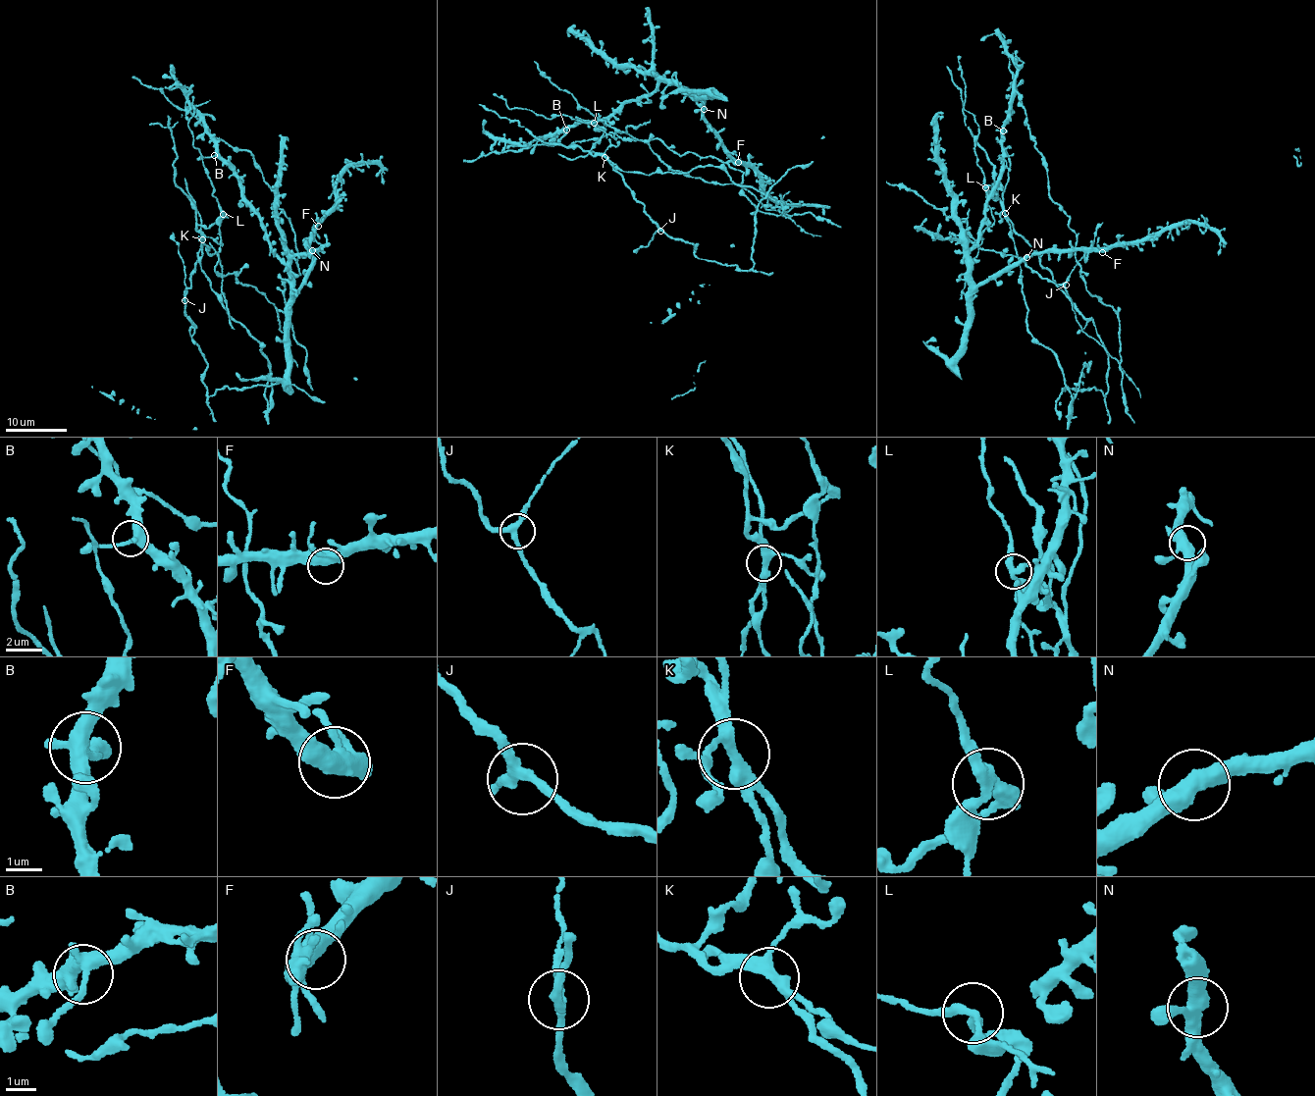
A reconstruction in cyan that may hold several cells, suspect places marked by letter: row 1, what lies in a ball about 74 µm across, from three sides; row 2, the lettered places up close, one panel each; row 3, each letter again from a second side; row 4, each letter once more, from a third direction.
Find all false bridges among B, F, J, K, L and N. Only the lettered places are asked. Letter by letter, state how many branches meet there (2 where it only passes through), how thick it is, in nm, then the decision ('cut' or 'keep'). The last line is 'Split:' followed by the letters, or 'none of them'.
B: branches 3; calibre 360 nm; keep
F: branches 3; calibre 400 nm; keep
J: branches 3; calibre 240 nm; keep
K: branches 3; calibre 300 nm; cut
L: branches 3; calibre 260 nm; cut
N: branches 3; calibre 420 nm; keep
Split: K, L

